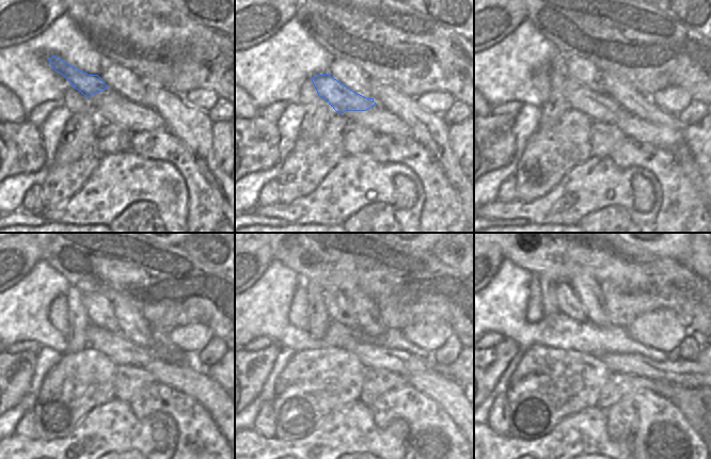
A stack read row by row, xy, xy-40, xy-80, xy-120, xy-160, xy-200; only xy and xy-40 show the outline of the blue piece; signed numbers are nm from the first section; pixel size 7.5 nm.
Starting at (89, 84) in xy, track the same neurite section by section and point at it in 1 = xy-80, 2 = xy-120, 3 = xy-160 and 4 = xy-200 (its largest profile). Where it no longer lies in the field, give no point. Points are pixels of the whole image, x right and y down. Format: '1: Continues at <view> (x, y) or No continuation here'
1: Continues at xy-80 (599, 107)
2: Continues at xy-120 (121, 350)
3: Continues at xy-160 (370, 353)
4: Continues at xy-200 (691, 375).

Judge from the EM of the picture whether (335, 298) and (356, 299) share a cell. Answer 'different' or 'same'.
different

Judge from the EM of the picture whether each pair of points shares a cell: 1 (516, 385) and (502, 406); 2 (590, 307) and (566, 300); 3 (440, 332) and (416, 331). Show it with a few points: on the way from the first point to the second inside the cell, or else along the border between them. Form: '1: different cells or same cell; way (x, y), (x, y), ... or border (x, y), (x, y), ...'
1: different cells; border (502, 394), (509, 409), (510, 424)
2: different cells; border (569, 284), (588, 318)
3: same cell; way (435, 332), (422, 332)

